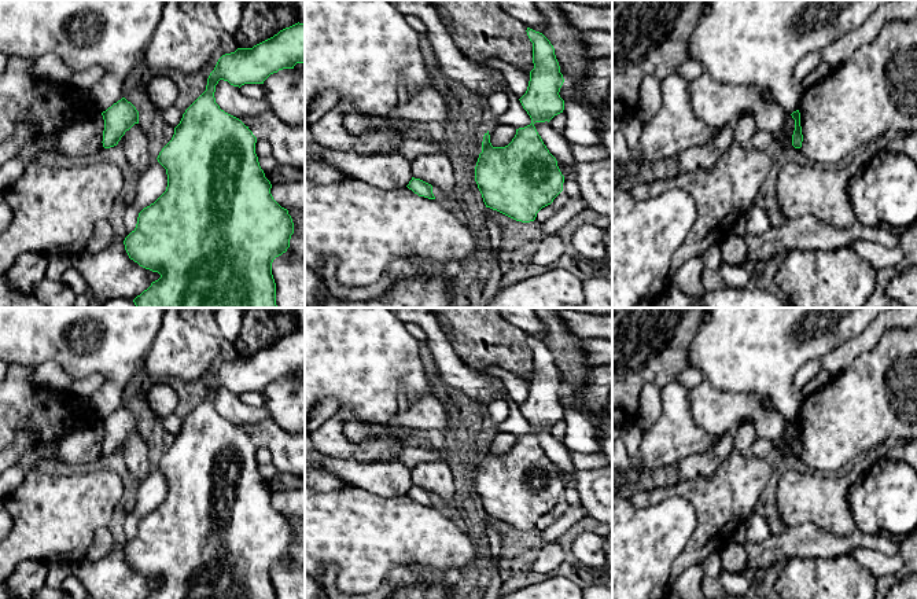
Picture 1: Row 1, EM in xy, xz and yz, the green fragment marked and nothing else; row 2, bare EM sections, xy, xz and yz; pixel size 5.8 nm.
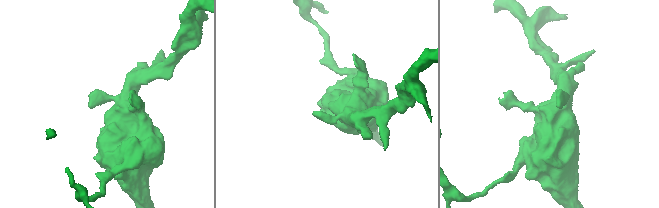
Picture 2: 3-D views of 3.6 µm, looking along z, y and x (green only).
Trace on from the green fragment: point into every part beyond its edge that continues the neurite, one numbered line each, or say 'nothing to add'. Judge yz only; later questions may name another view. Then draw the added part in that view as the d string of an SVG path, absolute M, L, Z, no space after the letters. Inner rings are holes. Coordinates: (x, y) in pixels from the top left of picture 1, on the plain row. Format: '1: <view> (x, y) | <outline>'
nothing to add

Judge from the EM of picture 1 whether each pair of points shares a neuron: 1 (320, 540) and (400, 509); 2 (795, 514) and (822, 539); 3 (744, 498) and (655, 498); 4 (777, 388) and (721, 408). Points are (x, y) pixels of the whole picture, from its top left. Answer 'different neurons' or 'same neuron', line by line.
1: same neuron
2: different neurons
3: same neuron
4: different neurons

